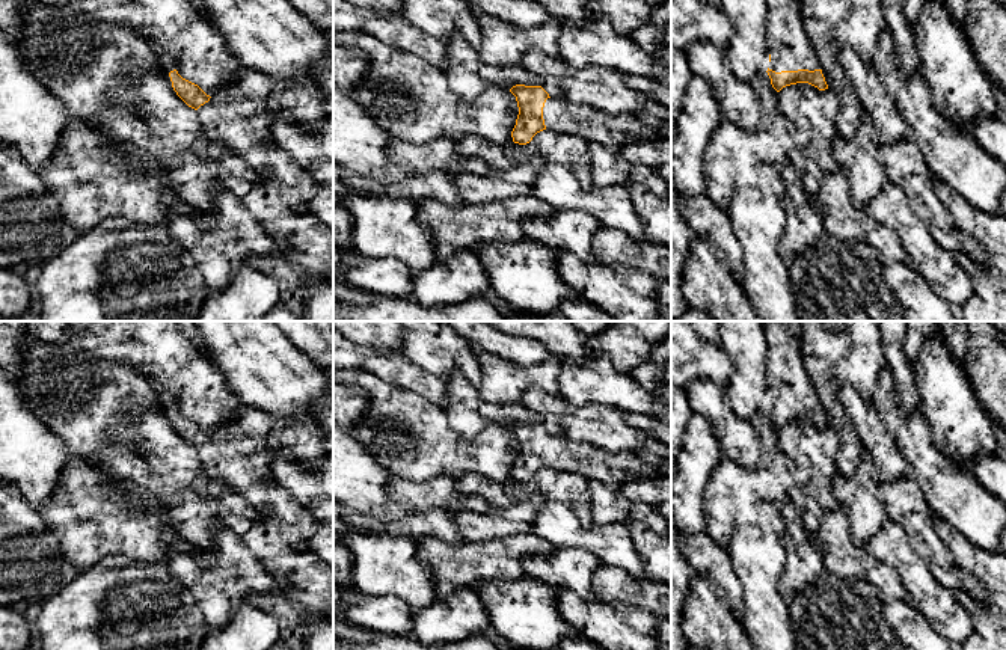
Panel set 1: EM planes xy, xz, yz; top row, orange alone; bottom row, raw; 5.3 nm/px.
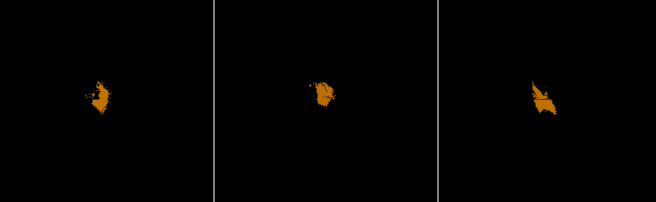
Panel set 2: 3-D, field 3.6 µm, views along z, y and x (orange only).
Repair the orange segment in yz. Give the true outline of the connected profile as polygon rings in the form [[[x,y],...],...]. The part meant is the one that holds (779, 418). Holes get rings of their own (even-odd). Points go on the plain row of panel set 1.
[[[763,321],[768,344],[765,374],[769,389],[768,413],[772,425],[808,421],[819,428],[828,427],[822,401],[805,371],[801,345],[789,329],[789,321]]]

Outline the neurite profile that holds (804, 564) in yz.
[[[787,499],[781,507],[781,514],[786,525],[781,543],[787,563],[780,576],[780,593],[792,596],[811,585],[827,567],[813,537],[804,528],[802,510]]]

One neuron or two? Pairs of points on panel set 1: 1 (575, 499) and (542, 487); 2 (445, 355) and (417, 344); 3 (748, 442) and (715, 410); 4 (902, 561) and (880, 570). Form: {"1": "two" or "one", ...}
{"1": "one", "2": "one", "3": "one", "4": "two"}

